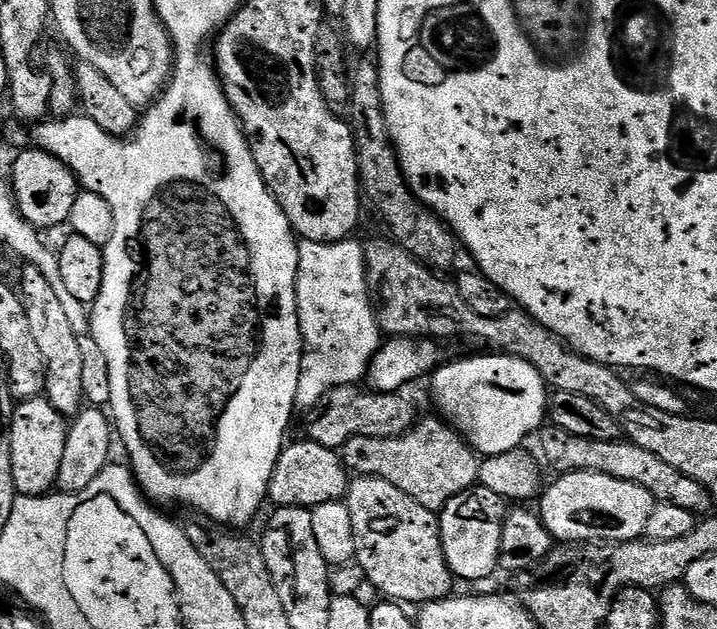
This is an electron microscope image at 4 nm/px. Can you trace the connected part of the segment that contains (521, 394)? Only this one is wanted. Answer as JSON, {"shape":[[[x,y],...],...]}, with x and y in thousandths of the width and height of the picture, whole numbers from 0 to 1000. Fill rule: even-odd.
{"shape":[[[681,564],[686,566],[658,566],[654,572],[636,572],[632,579],[618,577],[600,598],[603,630],[609,645],[619,653],[618,666],[635,677],[642,692],[675,728],[717,717],[732,704],[729,700],[741,687],[742,692],[752,688],[766,660],[767,634],[767,618],[743,579],[721,566]]]}

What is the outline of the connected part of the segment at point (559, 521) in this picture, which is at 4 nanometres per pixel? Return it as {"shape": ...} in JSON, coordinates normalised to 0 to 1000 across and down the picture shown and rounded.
{"shape":[[[789,750],[770,771],[757,777],[752,790],[753,828],[762,836],[771,860],[787,868],[808,868],[810,865],[830,865],[847,862],[866,865],[874,859],[891,859],[898,852],[901,830],[907,830],[907,817],[915,809],[916,797],[907,785],[907,779],[895,779],[895,773],[884,773],[884,766],[868,766],[862,760],[851,760],[851,754],[828,754],[827,750]]]}

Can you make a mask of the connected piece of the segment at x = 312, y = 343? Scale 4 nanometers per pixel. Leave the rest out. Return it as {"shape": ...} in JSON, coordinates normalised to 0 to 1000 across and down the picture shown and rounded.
{"shape":[[[487,378],[471,386],[418,382],[416,391],[413,498],[423,534],[423,569],[411,642],[417,653],[432,655],[460,620],[501,609],[512,596],[519,571],[533,548],[533,529],[513,464],[508,388],[497,378]]]}

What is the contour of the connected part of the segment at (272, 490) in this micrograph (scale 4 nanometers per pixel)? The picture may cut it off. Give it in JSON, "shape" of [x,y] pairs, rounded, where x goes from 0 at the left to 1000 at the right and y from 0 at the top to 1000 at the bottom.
{"shape":[[[420,696],[414,706],[403,704],[391,717],[391,727],[374,774],[374,795],[392,808],[434,811],[462,795],[478,797],[484,790],[487,768],[488,752],[481,744],[473,717],[444,709],[444,703]]]}

